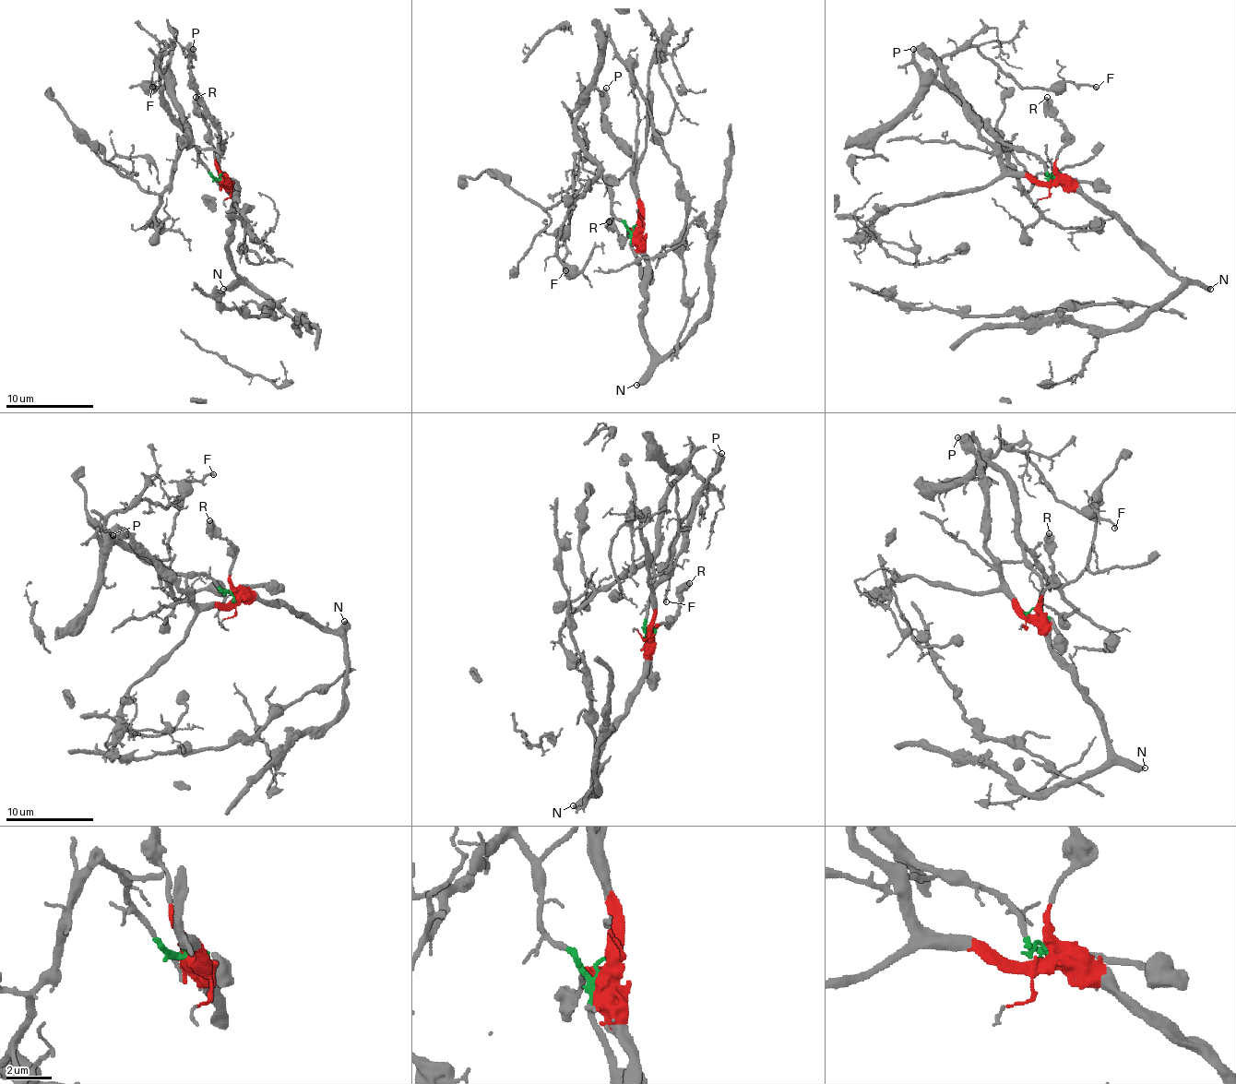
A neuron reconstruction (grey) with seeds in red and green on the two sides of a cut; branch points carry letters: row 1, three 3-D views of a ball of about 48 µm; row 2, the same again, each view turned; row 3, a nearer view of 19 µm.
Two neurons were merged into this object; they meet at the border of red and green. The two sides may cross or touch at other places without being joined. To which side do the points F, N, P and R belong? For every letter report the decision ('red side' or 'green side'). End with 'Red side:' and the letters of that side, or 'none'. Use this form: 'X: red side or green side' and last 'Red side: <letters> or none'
F: green side
N: red side
P: red side
R: red side
Red side: N, P, R

